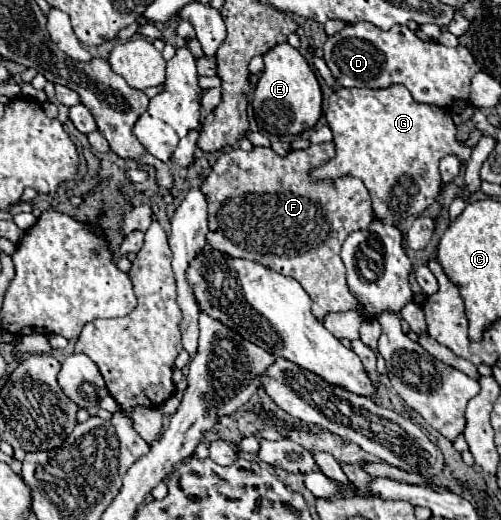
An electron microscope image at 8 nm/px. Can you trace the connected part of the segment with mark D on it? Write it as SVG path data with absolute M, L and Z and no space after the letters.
M357 22L357 24L347 24L339 34L333 34L327 38L325 46L325 62L337 80L339 86L347 88L387 88L391 84L403 84L417 102L425 104L437 104L439 108L451 108L457 100L467 100L469 98L469 86L473 74L479 72L471 52L465 46L457 48L447 48L439 42L425 42L421 40L413 30L407 26L393 26L391 30L379 30L377 26L371 26L369 22Z

